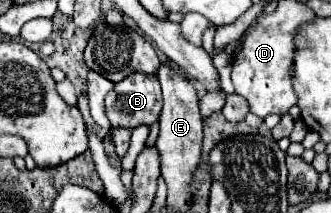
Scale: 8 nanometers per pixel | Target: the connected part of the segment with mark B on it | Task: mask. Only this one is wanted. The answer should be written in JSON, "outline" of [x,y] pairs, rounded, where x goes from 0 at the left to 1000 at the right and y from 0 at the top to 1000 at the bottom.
{"outline":[[[405,338],[381,357],[369,385],[344,404],[332,451],[320,460],[320,535],[332,582],[375,582],[381,601],[411,601],[411,592],[453,592],[477,563],[483,545],[483,385],[471,376],[465,347],[423,347]]]}

